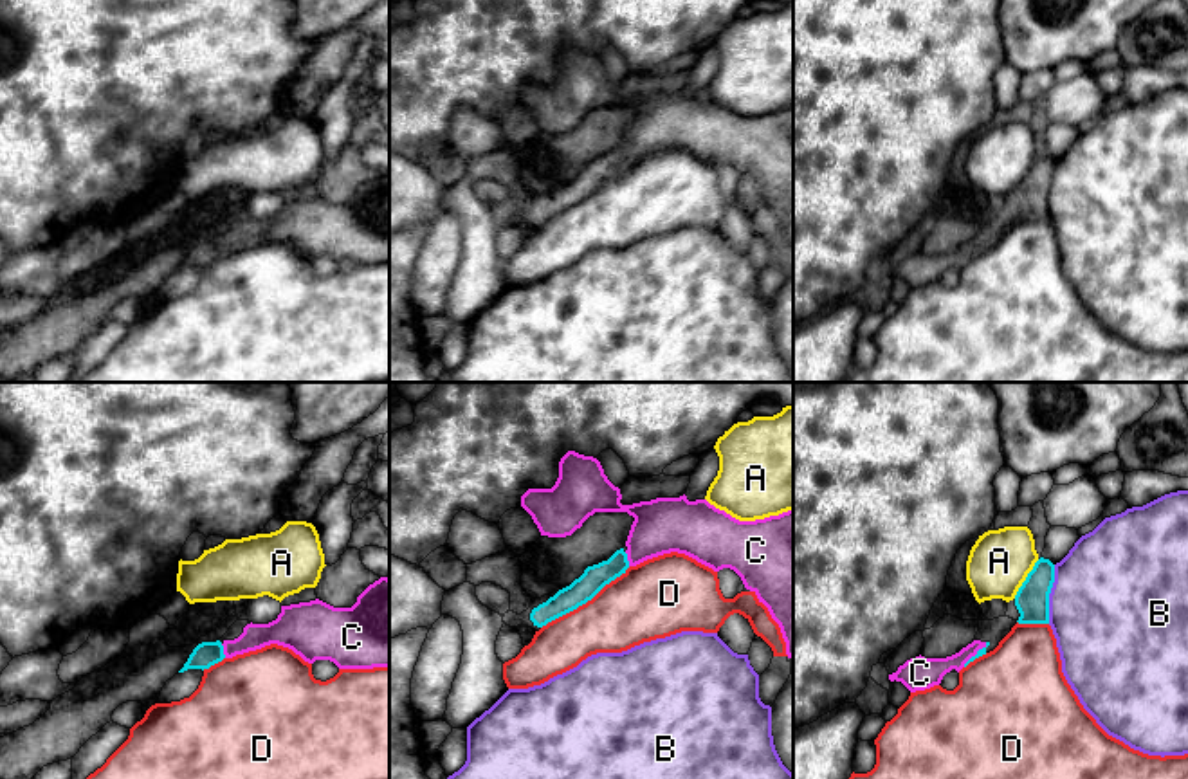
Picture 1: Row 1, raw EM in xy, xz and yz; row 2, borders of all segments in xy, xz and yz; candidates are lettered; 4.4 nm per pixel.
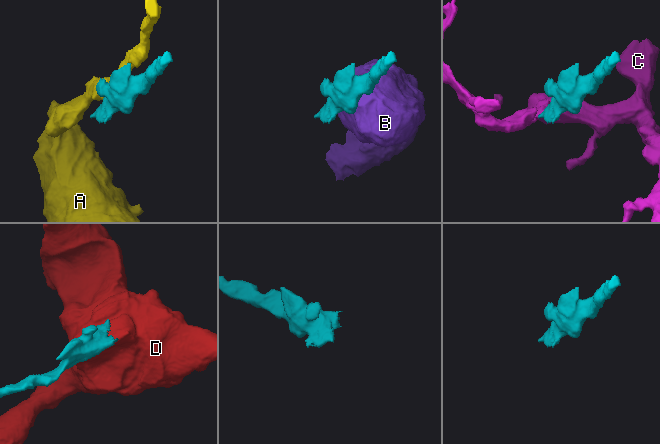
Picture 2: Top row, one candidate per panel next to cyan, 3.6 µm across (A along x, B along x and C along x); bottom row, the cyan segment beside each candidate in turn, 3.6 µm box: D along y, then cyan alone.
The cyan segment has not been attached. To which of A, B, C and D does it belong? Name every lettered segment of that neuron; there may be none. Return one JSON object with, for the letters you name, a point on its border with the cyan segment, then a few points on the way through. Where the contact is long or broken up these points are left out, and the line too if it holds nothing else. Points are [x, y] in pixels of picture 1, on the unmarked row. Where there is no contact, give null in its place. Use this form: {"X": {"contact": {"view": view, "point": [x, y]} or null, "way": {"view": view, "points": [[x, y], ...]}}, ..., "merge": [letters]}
{"C": {"contact": {"view": "xy", "point": [222, 247]}, "way": {"view": "xy", "points": [[204, 251], [222, 247], [255, 233]]}}, "merge": ["C"]}

